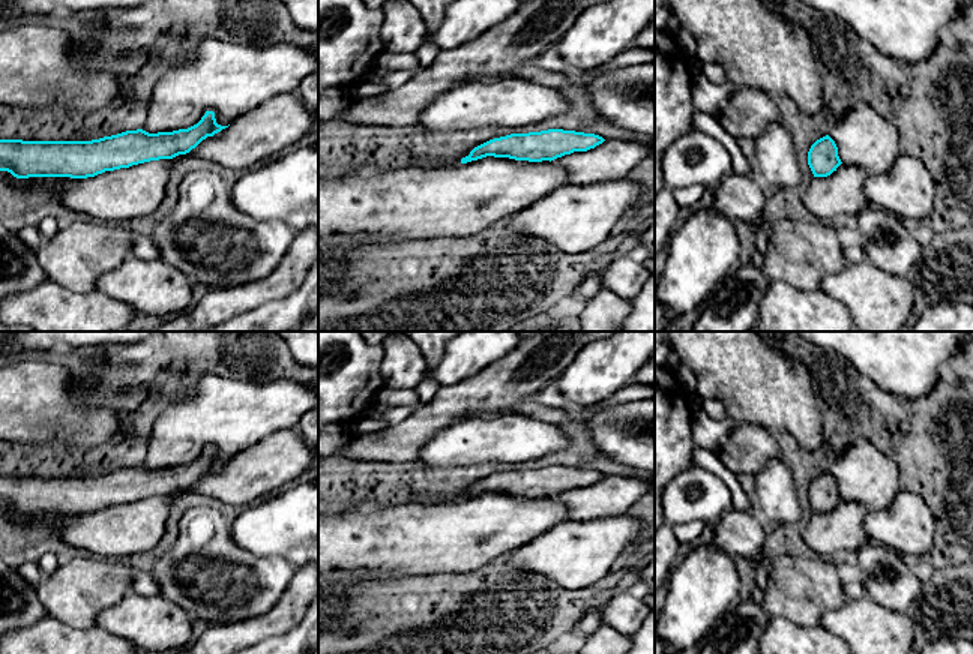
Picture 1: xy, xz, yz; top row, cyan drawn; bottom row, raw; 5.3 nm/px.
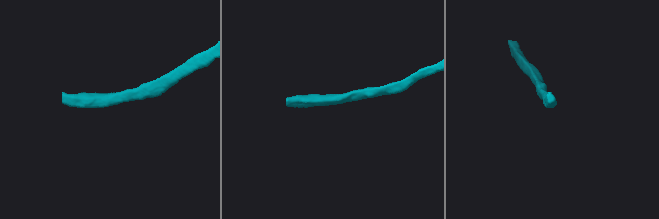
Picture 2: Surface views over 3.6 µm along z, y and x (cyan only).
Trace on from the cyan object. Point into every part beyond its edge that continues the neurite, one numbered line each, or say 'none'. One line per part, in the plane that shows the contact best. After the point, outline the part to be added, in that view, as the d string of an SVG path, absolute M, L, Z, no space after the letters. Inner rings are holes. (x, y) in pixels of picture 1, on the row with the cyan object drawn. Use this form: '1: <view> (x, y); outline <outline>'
1: xy (230, 78); outline M204 39L188 51L183 63L174 66L156 82L140 129L149 134L188 129L207 111L215 112L218 124L228 126L267 99L296 92L315 68L317 58L312 56L312 48L287 42L251 46L225 39Z

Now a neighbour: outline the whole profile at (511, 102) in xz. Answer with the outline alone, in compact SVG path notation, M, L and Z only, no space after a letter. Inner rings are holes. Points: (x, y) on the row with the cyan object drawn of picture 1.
M508 76L497 82L465 82L431 100L420 112L420 126L429 130L471 130L483 126L520 129L565 114L571 108L563 92L524 78Z

